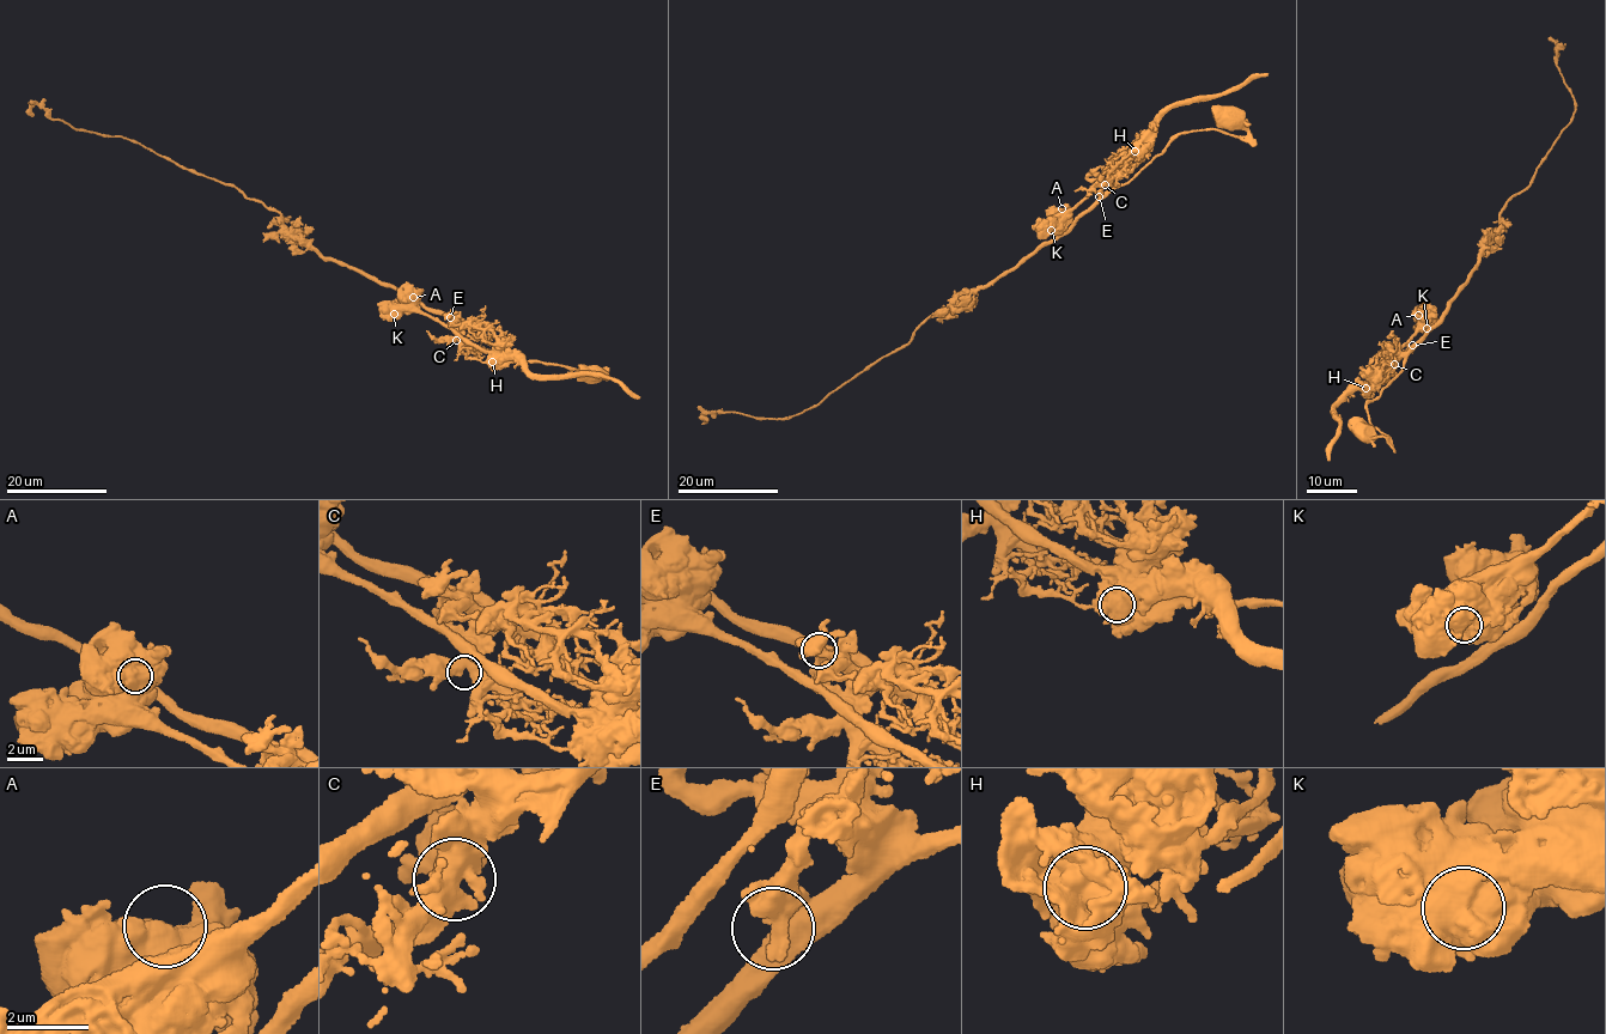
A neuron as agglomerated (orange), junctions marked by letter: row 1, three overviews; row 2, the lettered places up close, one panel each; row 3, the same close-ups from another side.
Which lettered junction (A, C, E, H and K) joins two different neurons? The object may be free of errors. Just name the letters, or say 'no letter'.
H

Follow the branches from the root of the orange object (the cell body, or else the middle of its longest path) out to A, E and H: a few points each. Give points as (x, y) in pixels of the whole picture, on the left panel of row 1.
A: (594, 373), (604, 368), (569, 370), (519, 358), (466, 326), (445, 327), (421, 314), (412, 305), (413, 297)
E: (594, 373), (598, 375), (604, 368), (569, 370), (519, 358), (450, 317)
H: (594, 373), (604, 368), (569, 370), (519, 358), (466, 326), (472, 341), (493, 362)

